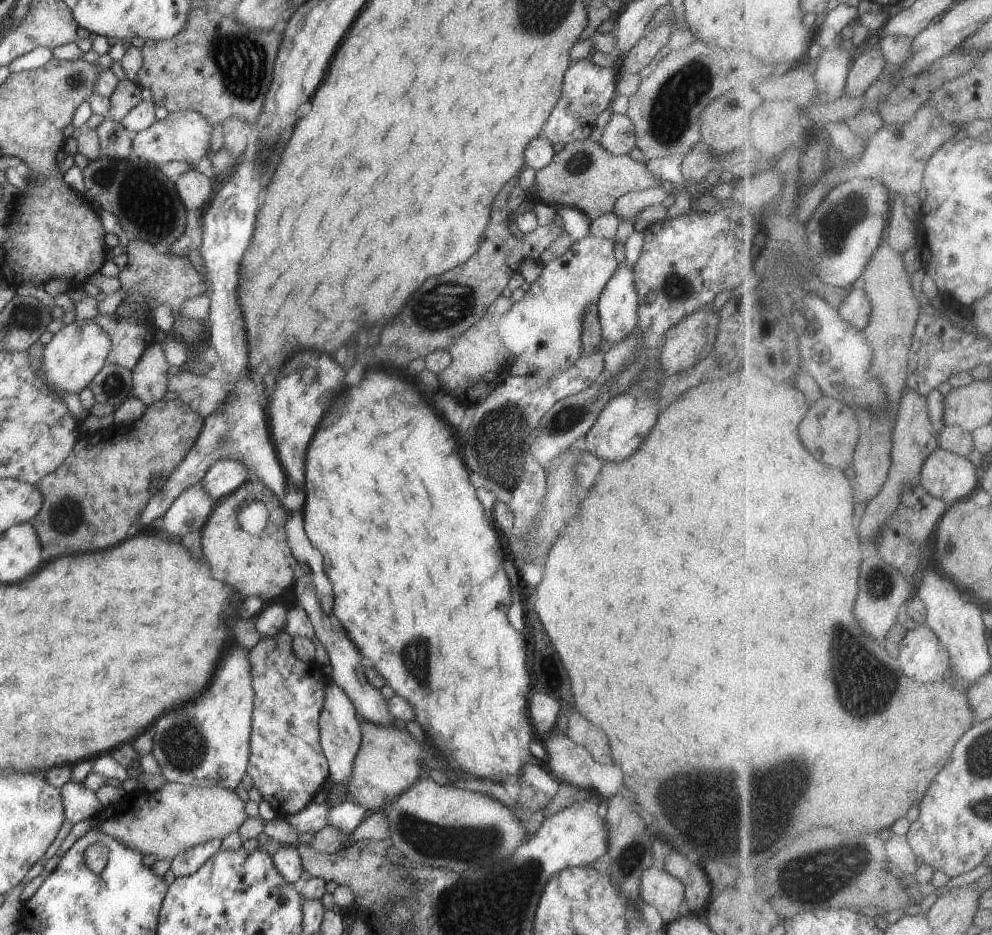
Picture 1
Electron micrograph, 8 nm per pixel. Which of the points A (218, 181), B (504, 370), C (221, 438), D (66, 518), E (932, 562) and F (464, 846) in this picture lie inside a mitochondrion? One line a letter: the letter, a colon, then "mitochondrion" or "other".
A: other
B: other
C: mitochondrion
D: mitochondrion
E: other
F: mitochondrion

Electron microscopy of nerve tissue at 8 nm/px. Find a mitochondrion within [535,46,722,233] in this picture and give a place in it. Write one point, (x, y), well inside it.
(684, 89)

